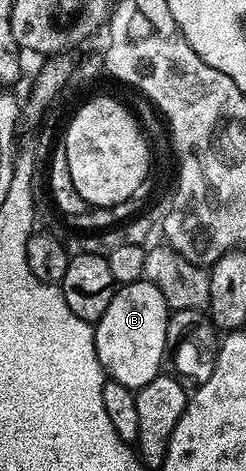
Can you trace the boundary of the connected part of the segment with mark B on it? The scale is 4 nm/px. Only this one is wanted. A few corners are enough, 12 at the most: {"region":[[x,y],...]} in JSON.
{"region":[[141,279],[94,325],[105,374],[137,391],[161,372],[170,310]]}

